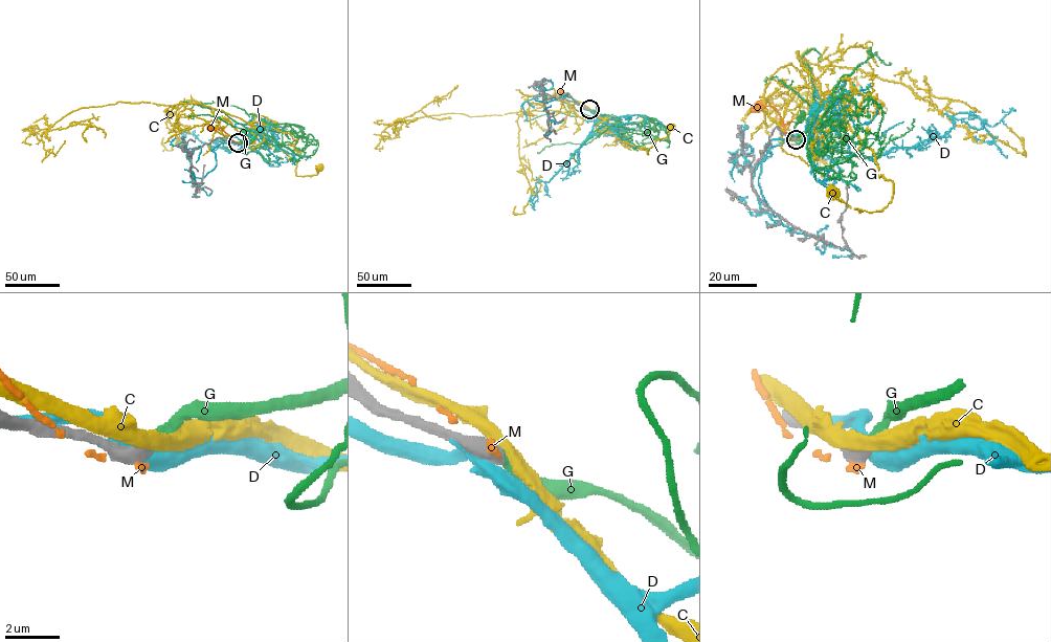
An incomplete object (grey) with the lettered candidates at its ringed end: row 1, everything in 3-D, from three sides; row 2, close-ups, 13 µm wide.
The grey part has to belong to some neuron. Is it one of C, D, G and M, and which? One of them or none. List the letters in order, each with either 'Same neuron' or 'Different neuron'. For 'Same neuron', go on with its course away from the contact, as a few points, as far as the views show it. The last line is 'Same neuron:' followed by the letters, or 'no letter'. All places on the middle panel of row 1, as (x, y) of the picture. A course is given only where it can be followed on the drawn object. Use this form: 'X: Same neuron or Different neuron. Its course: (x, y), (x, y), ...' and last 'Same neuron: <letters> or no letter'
C: Different neuron
D: Different neuron
G: Same neuron. Its course: (589, 109), (605, 114), (600, 114), (597, 106), (595, 112)
M: Different neuron
Same neuron: G

